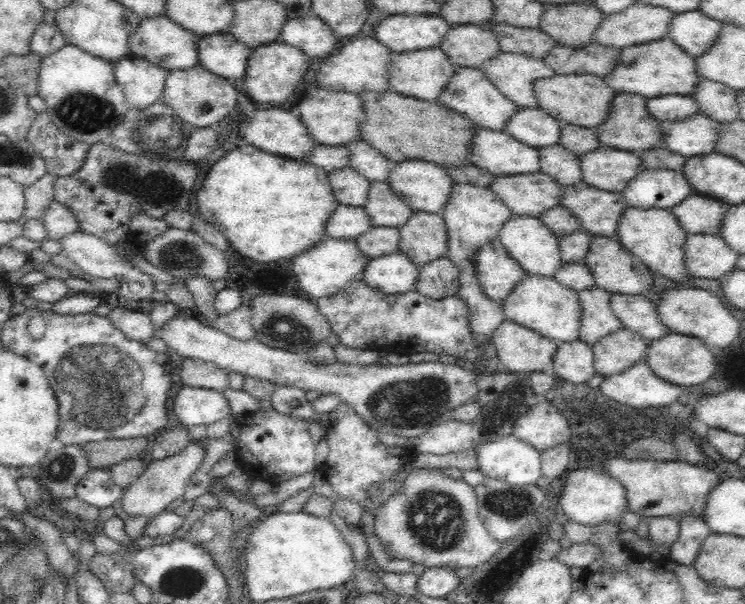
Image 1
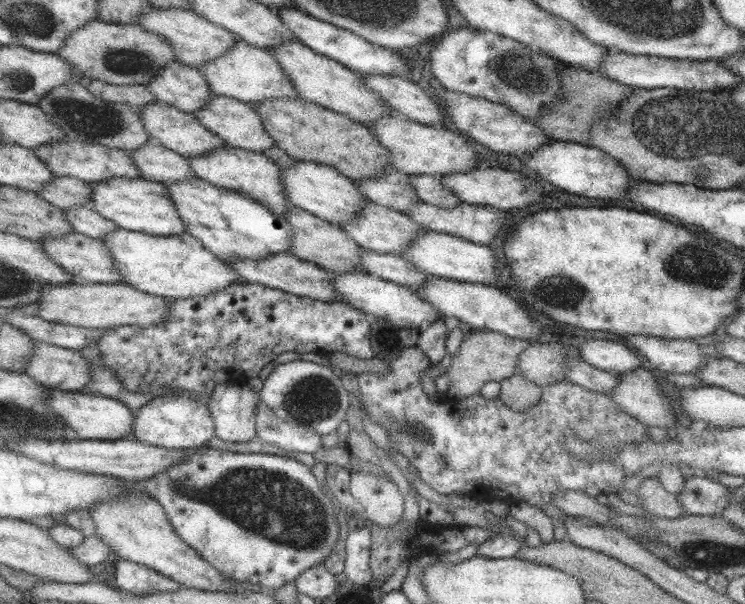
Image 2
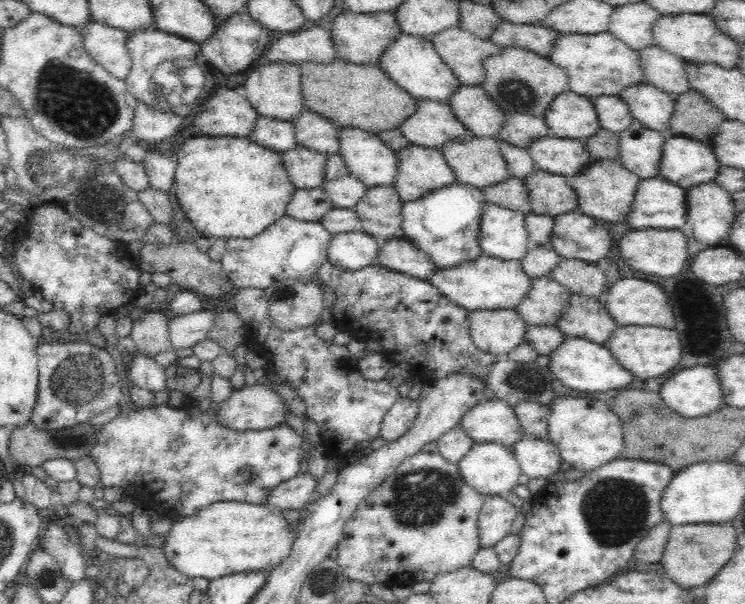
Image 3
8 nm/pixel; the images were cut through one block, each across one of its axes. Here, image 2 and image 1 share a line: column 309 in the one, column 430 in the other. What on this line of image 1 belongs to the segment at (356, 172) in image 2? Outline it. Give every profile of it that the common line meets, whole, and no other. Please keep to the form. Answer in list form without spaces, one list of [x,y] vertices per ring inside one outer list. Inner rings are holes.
[[[362,92],[358,94],[362,104],[364,104],[364,122],[360,124],[360,136],[364,142],[368,142],[372,148],[380,150],[392,164],[396,162],[404,162],[404,160],[426,160],[426,162],[434,162],[442,168],[446,166],[468,166],[472,164],[468,154],[470,154],[470,144],[476,136],[478,124],[470,122],[466,116],[446,108],[440,102],[424,102],[412,96],[400,96],[396,92],[384,92],[384,94],[376,94],[376,92]]]

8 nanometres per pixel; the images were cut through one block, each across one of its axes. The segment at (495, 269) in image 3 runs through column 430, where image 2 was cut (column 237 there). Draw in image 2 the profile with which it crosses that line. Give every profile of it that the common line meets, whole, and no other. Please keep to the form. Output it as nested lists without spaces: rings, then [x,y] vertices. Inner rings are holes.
[[[117,228],[117,232],[105,236],[101,244],[111,254],[115,272],[119,272],[121,282],[151,296],[161,296],[167,300],[187,300],[195,296],[203,298],[243,282],[227,268],[225,262],[217,260],[199,244],[199,240],[187,232],[179,236],[147,236],[141,232],[127,232]]]

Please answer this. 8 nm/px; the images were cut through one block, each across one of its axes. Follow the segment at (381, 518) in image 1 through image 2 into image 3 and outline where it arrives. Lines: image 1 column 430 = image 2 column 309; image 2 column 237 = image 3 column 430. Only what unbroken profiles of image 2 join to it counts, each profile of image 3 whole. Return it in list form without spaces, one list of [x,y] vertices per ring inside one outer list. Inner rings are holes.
[[[418,452],[410,456],[396,468],[392,476],[384,480],[344,524],[342,538],[338,542],[338,564],[344,570],[344,576],[362,584],[400,584],[412,586],[416,582],[430,582],[448,572],[456,572],[460,568],[468,568],[474,556],[482,550],[478,520],[480,510],[488,496],[476,492],[468,486],[460,474],[458,464],[448,462],[440,452]]]

